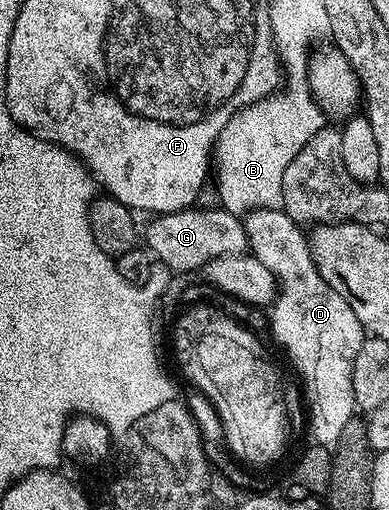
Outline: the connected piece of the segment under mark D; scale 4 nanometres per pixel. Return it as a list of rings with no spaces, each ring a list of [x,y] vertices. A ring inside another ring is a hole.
[[[284,208],[253,209],[244,214],[243,220],[252,256],[257,257],[259,263],[263,263],[263,267],[267,267],[280,282],[277,300],[271,306],[272,336],[279,343],[289,346],[289,352],[293,353],[294,361],[297,361],[301,372],[305,373],[306,380],[309,380],[316,435],[320,441],[328,443],[341,440],[343,427],[347,427],[347,423],[353,418],[358,408],[355,387],[352,383],[352,371],[355,367],[355,355],[359,355],[359,347],[365,342],[366,331],[359,323],[355,311],[351,311],[351,303],[347,303],[347,299],[343,299],[343,295],[339,295],[335,287],[331,287],[321,278],[309,250],[306,230],[290,219],[285,214]]]

